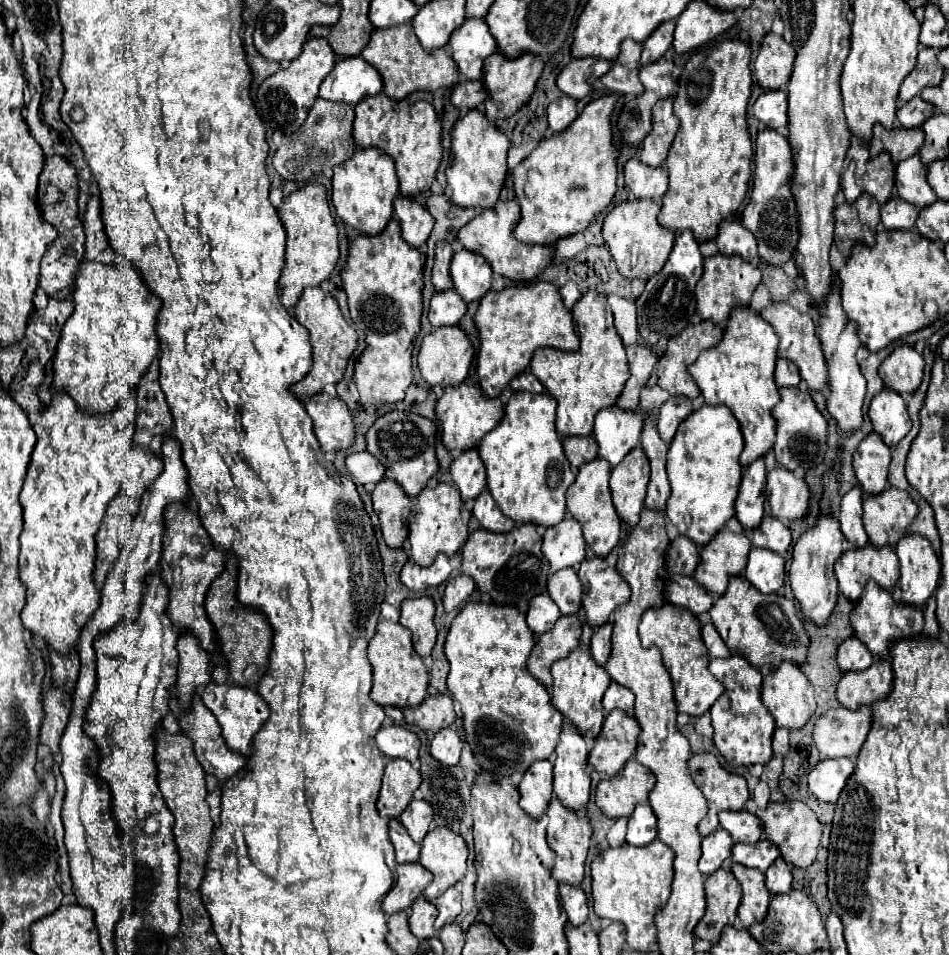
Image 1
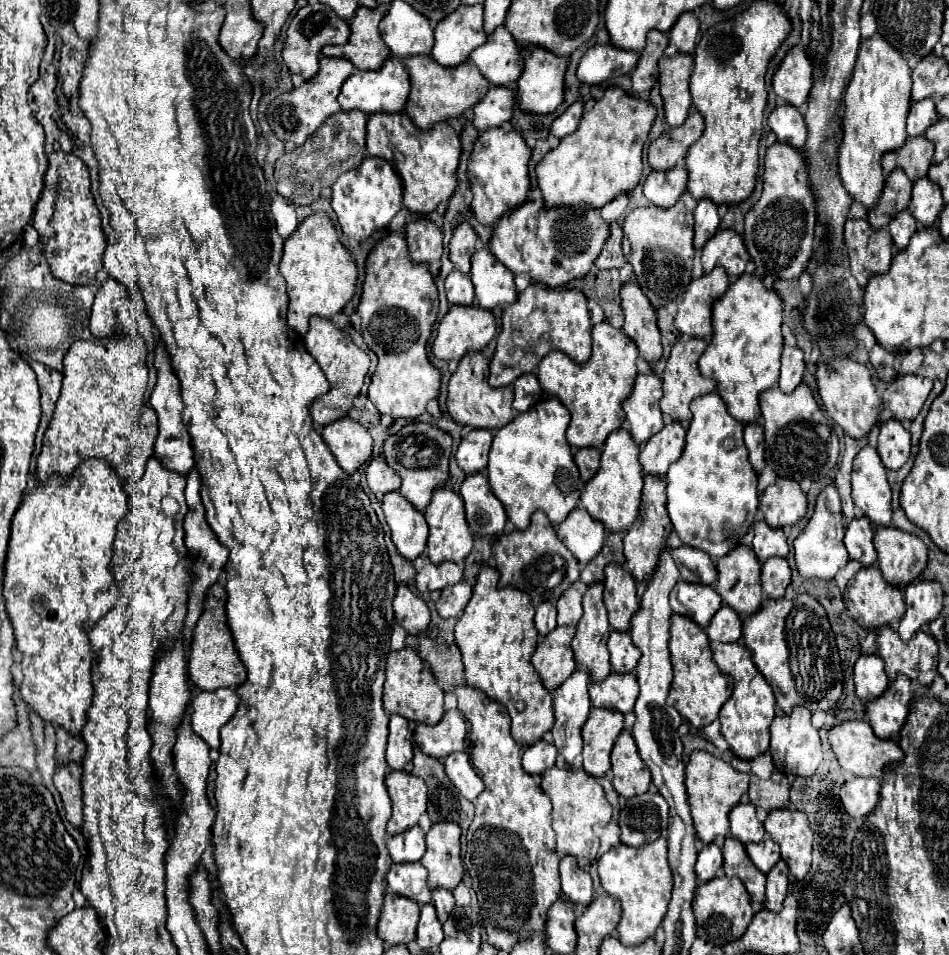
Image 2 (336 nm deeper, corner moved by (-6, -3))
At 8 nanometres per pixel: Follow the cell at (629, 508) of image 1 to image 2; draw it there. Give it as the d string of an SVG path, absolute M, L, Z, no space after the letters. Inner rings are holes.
M644 478L640 522L634 522L624 536L626 564L636 580L650 580L652 578L652 574L658 566L660 552L670 546L668 544L670 532L672 532L672 524L670 524L670 518L666 512L666 484L660 478Z

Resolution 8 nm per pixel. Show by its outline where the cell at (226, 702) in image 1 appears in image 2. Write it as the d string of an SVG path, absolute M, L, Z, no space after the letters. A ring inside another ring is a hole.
M218 688L214 692L196 692L192 700L192 730L210 746L220 746L220 728L228 722L236 708L238 696L230 688Z

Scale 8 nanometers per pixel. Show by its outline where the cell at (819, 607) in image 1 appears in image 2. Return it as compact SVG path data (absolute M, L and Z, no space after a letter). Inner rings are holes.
M834 484L826 486L816 500L814 514L804 528L804 532L794 540L794 554L796 554L796 566L798 572L806 578L822 578L822 580L832 580L838 570L846 566L848 552L844 548L844 524L842 524L842 506L840 506L840 496Z

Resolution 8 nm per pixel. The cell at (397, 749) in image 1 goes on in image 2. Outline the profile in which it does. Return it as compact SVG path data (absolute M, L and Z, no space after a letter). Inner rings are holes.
M390 714L388 726L388 748L386 762L392 770L404 770L404 766L412 760L412 730L406 718L398 714Z

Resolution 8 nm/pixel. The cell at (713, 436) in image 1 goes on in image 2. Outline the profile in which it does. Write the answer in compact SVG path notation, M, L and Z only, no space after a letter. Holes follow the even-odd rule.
M710 392L704 396L698 396L690 404L692 410L692 422L686 432L686 448L680 460L676 460L666 474L666 492L668 492L668 514L672 520L672 526L680 540L688 546L672 550L672 558L680 570L680 576L686 582L696 584L714 584L718 578L716 564L712 560L718 560L726 556L732 548L740 544L740 538L748 532L748 528L754 524L754 514L758 508L758 476L748 462L748 450L742 440L744 424L740 424L736 418L728 416L724 400L720 400L718 392Z

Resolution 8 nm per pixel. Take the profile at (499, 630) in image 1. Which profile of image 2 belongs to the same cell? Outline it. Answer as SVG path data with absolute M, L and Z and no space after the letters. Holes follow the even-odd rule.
M482 568L474 584L472 598L454 628L454 636L462 652L466 684L484 690L492 700L504 704L512 718L514 740L520 746L528 746L522 754L524 770L536 776L546 768L552 768L558 756L556 746L540 738L554 724L554 706L552 694L544 688L540 676L530 664L538 644L538 632L534 626L534 606L528 594L514 588L498 590L498 570Z

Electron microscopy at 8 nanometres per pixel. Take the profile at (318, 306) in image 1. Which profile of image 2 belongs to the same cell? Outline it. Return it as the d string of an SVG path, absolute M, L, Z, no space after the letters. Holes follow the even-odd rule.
M312 316L310 320L310 330L304 336L304 346L306 350L312 354L312 358L318 362L318 366L322 368L324 376L330 382L330 390L328 394L320 396L312 408L312 420L316 426L326 426L332 424L334 420L340 420L344 416L348 416L348 410L354 406L354 398L360 394L360 388L364 384L364 378L368 374L370 368L370 358L364 350L360 350L346 332L338 330L330 320L324 320L320 316Z

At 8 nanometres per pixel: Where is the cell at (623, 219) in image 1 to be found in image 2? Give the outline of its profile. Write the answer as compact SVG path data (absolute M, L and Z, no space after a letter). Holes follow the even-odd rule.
M678 200L672 208L646 206L632 210L624 220L622 250L626 260L632 264L636 280L658 310L666 302L676 300L692 280L692 264L696 256L694 248L694 210L684 200Z

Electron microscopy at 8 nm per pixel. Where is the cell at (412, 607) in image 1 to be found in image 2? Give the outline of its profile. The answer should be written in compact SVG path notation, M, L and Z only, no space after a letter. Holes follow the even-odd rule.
M400 584L396 588L394 614L396 614L396 618L402 624L402 628L408 634L422 632L422 628L428 626L428 622L430 622L428 604L420 596L416 596L406 584Z

